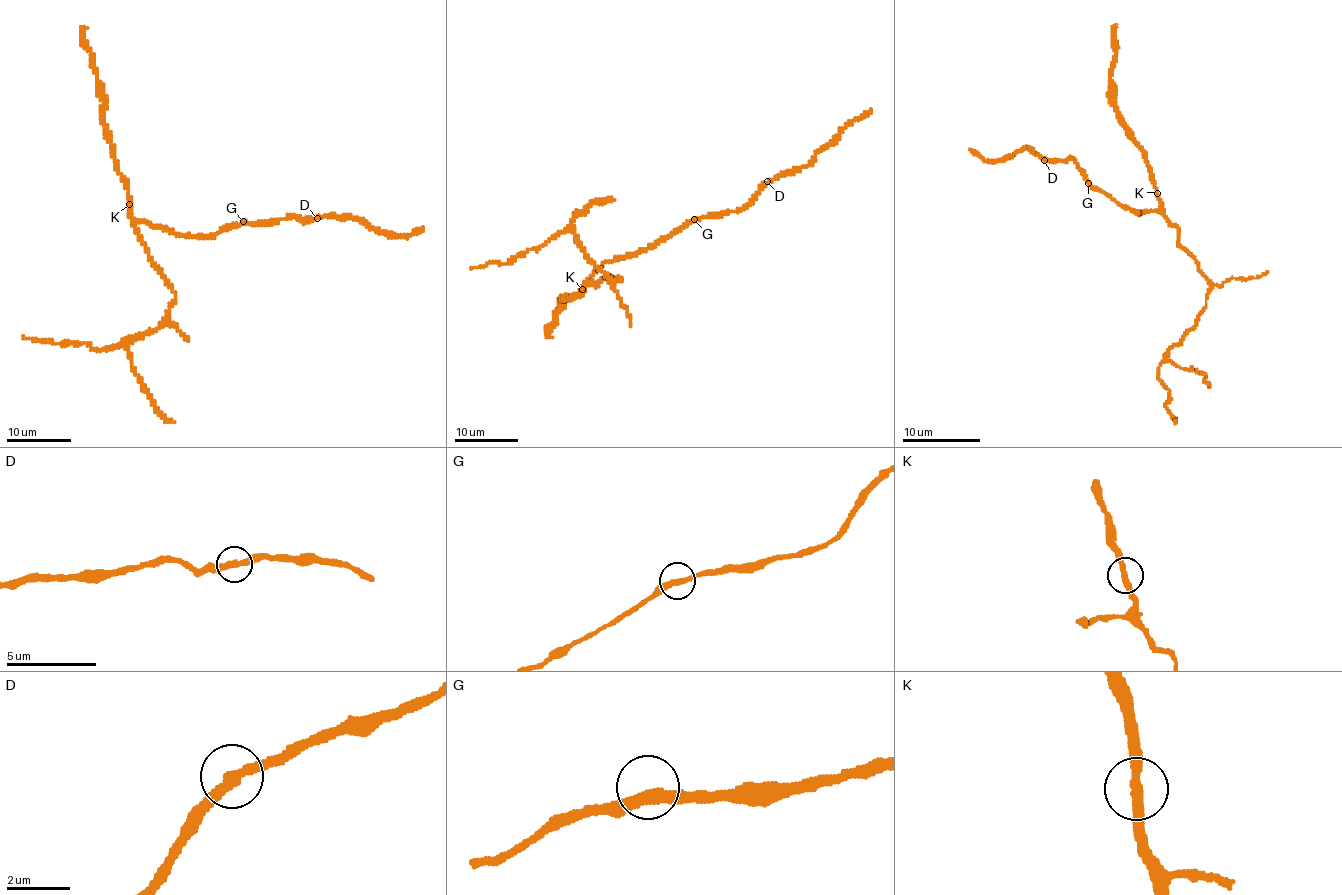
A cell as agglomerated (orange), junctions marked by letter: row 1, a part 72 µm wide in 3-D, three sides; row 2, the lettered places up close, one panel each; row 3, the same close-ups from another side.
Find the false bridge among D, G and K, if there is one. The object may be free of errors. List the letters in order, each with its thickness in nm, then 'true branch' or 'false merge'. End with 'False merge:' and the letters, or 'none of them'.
D: 320 nm thick; true branch
G: 320 nm thick; true branch
K: 320 nm thick; true branch
False merge: none of them

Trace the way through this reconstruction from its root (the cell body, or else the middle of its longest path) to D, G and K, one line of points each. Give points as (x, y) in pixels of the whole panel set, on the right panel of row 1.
D: (1140, 213), (1088, 183), (1085, 170), (1078, 167), (1076, 158), (1043, 161)
G: (1140, 213), (1121, 205), (1088, 183)
K: (1140, 213), (1140, 215), (1159, 208), (1161, 198), (1157, 193)

